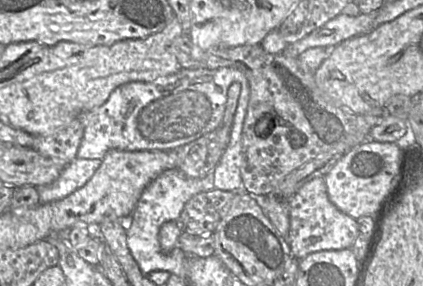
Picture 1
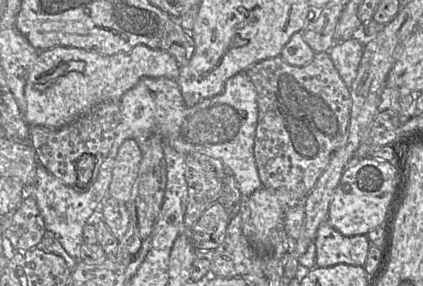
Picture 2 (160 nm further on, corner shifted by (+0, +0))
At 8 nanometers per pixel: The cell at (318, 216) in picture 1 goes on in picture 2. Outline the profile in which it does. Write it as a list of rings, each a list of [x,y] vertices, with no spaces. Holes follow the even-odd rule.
[[[326,221],[319,227],[314,244],[319,267],[337,264],[364,267],[371,242],[367,235],[345,236]]]

